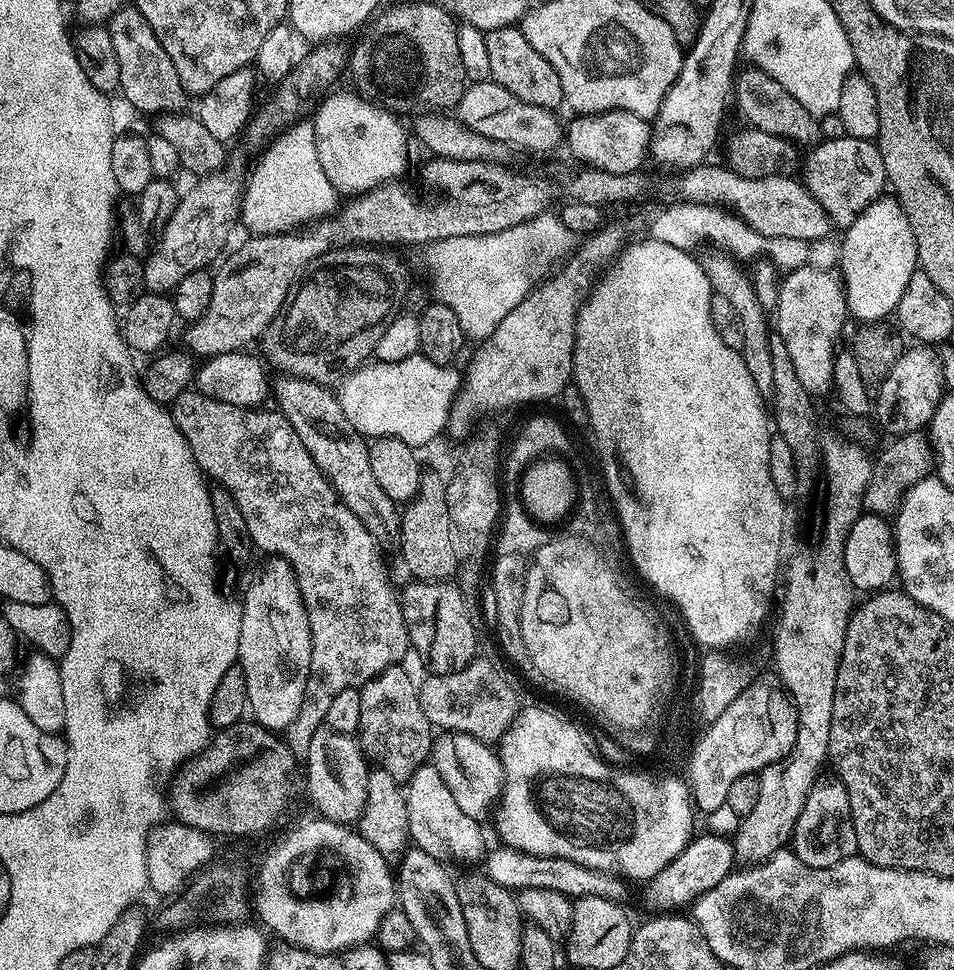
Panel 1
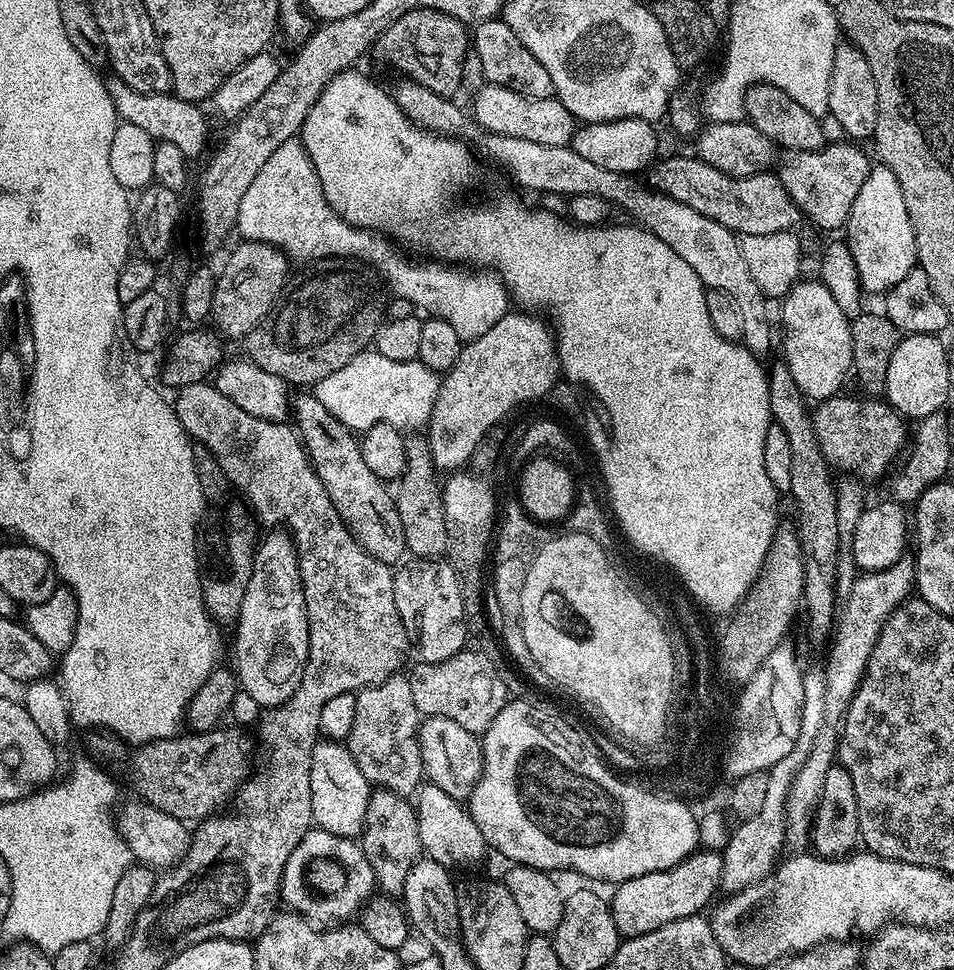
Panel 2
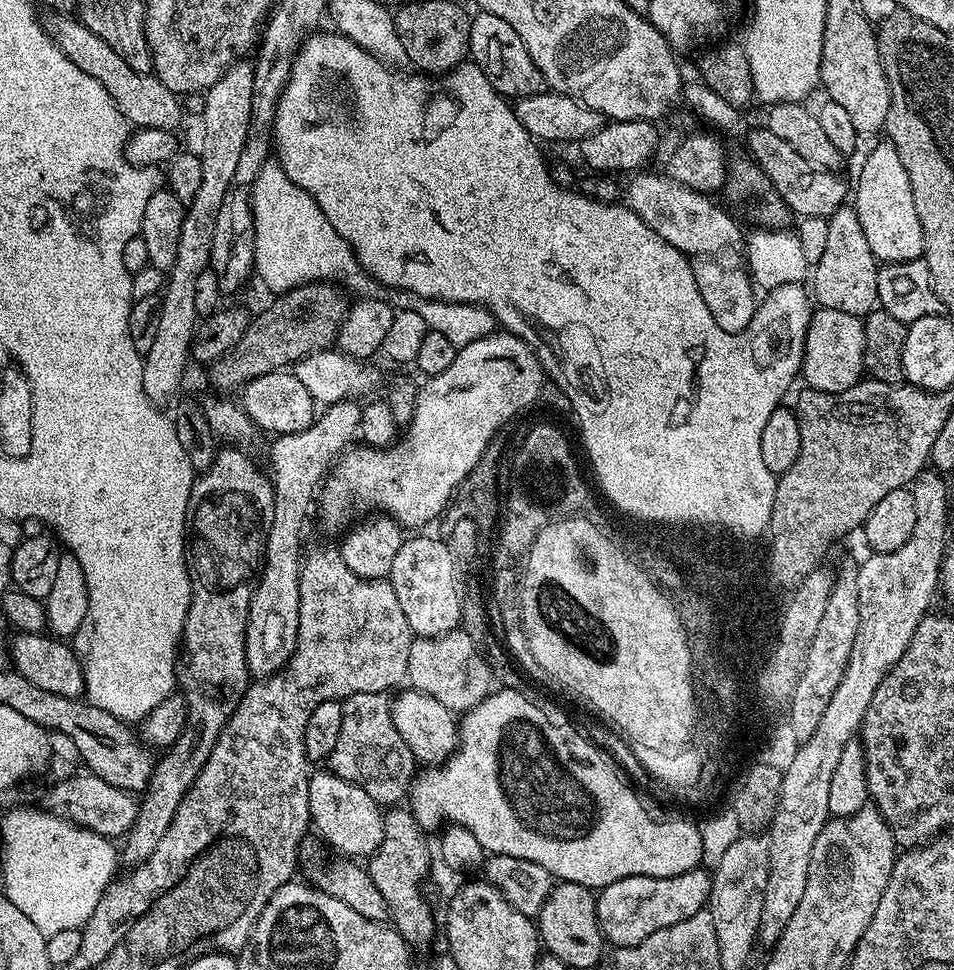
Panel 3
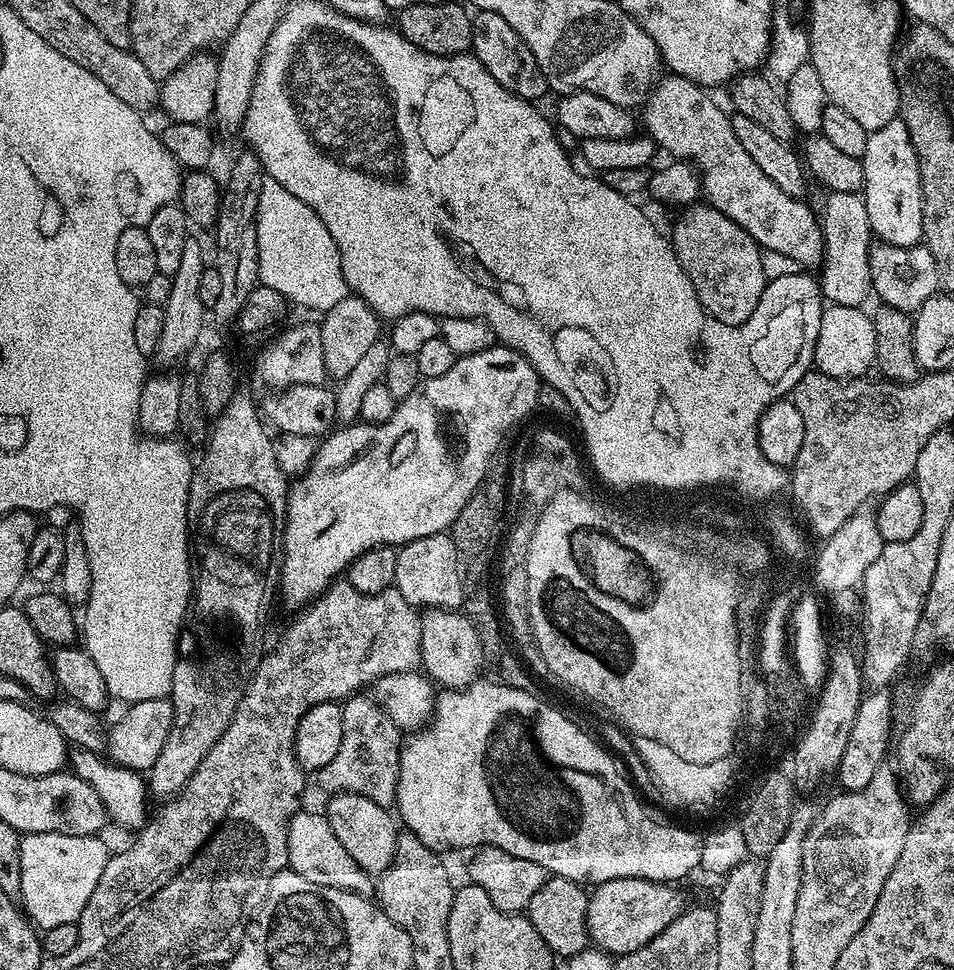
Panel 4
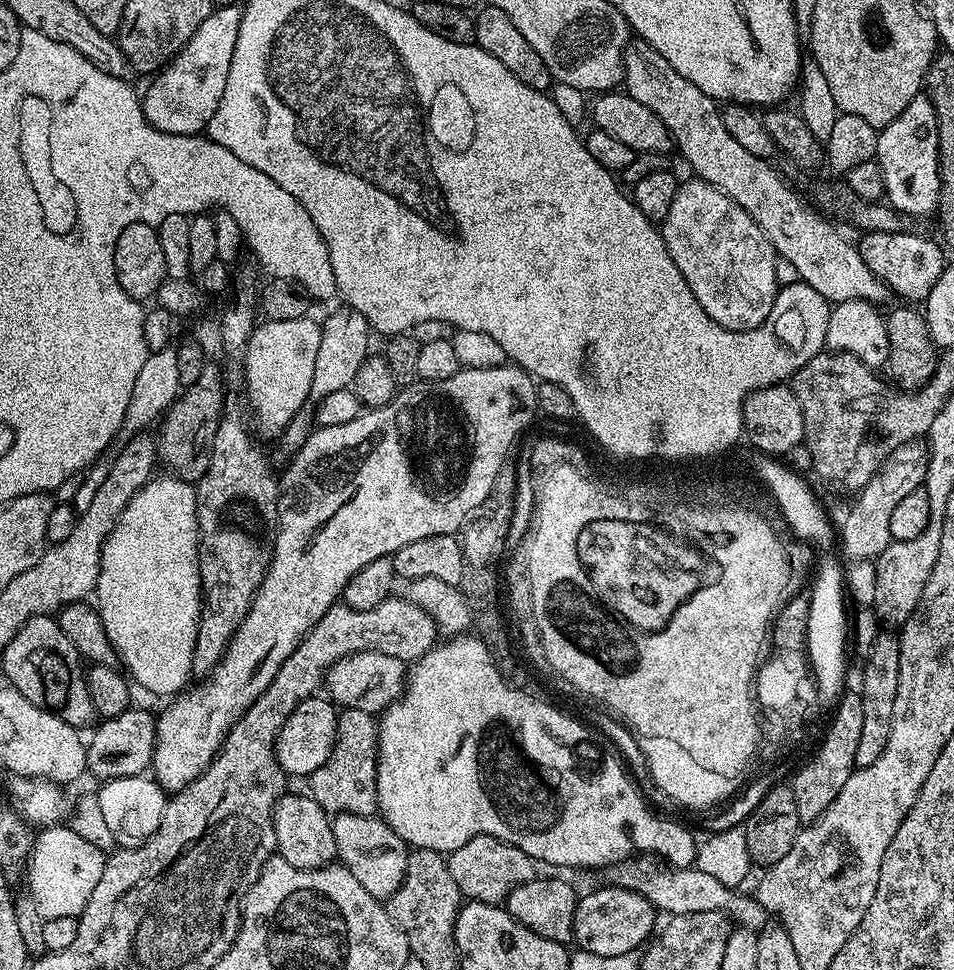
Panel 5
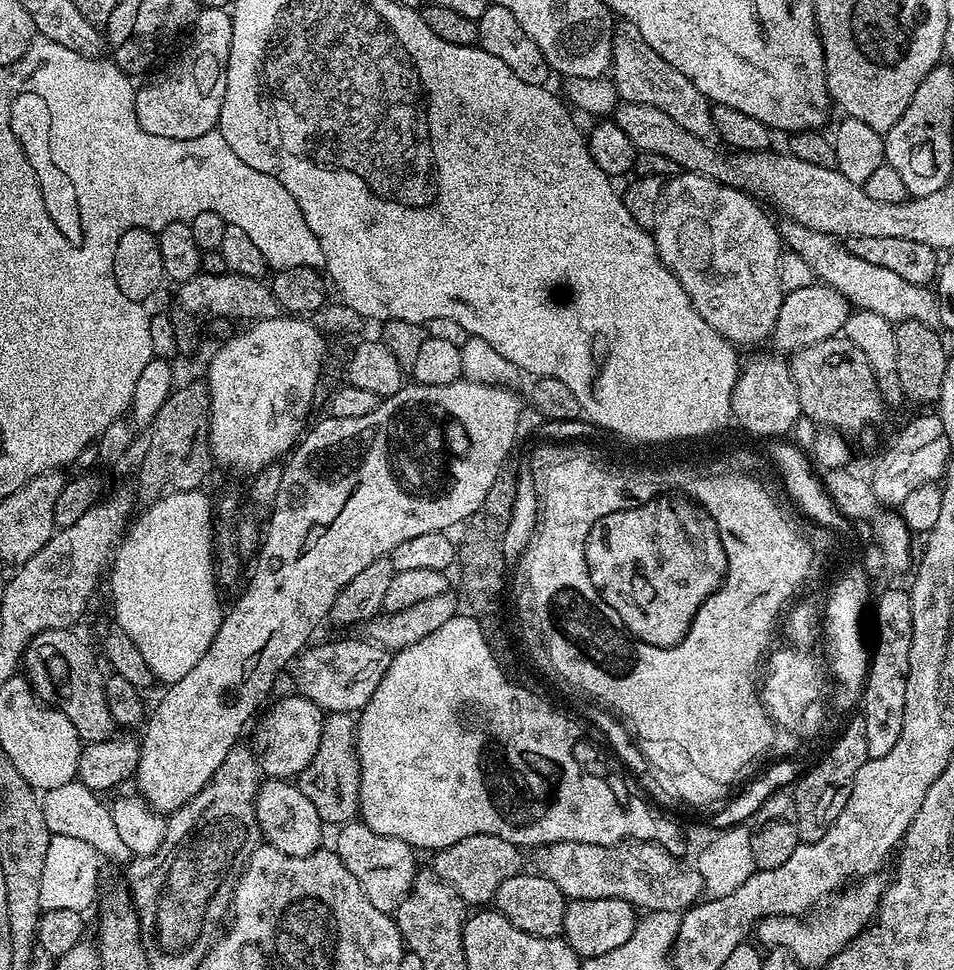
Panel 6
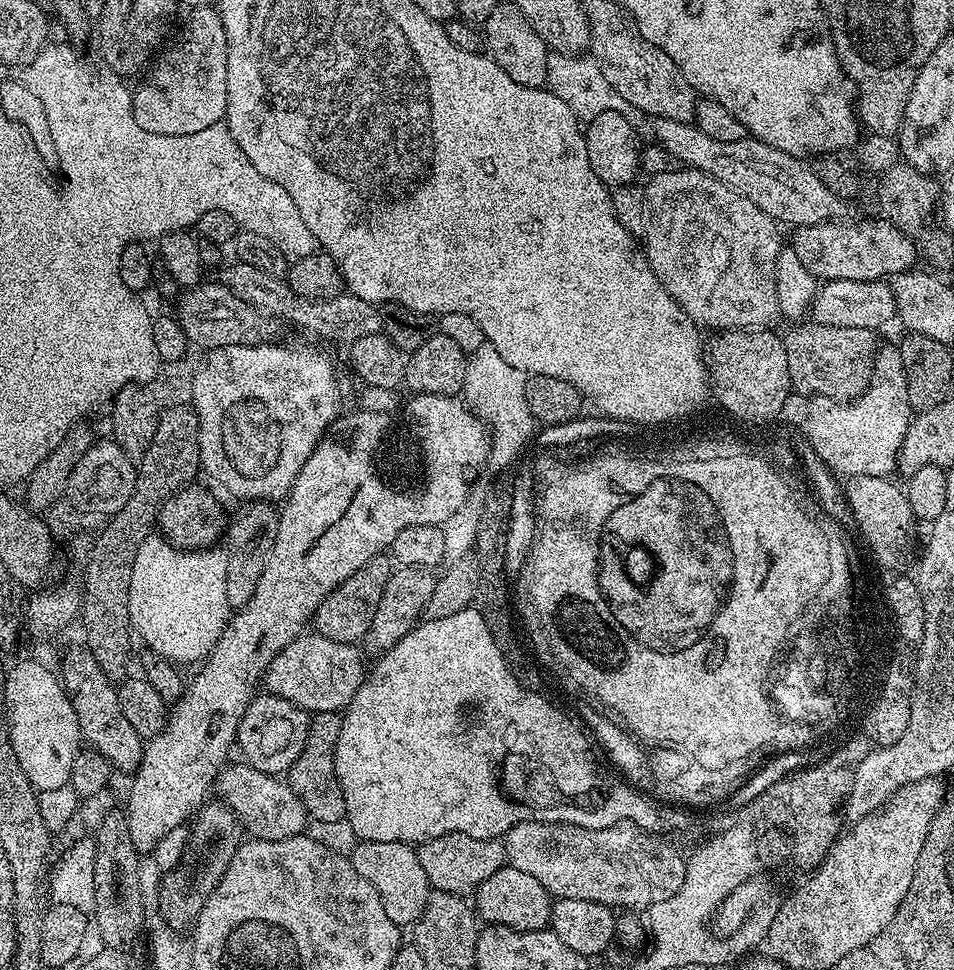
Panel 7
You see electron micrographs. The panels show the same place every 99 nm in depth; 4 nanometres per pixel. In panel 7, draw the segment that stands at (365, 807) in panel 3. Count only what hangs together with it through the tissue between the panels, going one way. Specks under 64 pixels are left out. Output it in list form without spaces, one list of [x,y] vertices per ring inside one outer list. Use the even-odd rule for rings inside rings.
[[[360,840],[357,848],[350,852],[354,870],[374,886],[378,898],[382,898],[382,910],[386,910],[386,918],[397,926],[411,926],[424,912],[430,895],[430,885],[426,878],[426,870],[422,870],[422,862],[418,862],[416,848],[402,842],[370,842]]]

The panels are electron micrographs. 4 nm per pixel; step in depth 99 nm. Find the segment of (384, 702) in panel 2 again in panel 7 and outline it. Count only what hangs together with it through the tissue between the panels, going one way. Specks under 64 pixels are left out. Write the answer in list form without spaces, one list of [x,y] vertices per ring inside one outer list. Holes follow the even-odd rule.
[[[317,712],[309,719],[306,746],[302,746],[302,754],[293,762],[286,773],[286,783],[301,800],[307,815],[320,824],[336,824],[346,817],[346,798],[342,798],[342,786],[336,777],[336,747],[338,734],[342,734],[342,716],[340,712]]]

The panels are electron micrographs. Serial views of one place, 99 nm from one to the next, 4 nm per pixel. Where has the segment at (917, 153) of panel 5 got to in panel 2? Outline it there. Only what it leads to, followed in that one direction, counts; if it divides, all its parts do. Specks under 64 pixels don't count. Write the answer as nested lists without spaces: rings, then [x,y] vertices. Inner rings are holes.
[[[876,162],[869,167],[868,177],[862,182],[862,190],[858,190],[858,198],[854,198],[854,206],[848,215],[847,232],[846,243],[857,266],[858,276],[865,293],[883,294],[898,282],[902,282],[902,278],[906,278],[906,274],[910,274],[910,270],[917,267],[914,226],[910,222],[910,214],[906,214],[902,186],[898,186],[898,178],[894,178],[894,174],[885,164]]]

